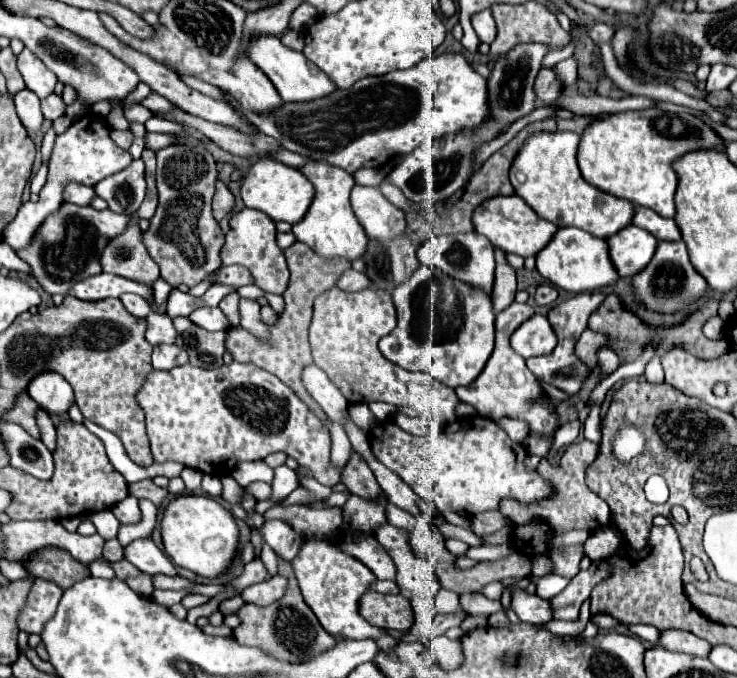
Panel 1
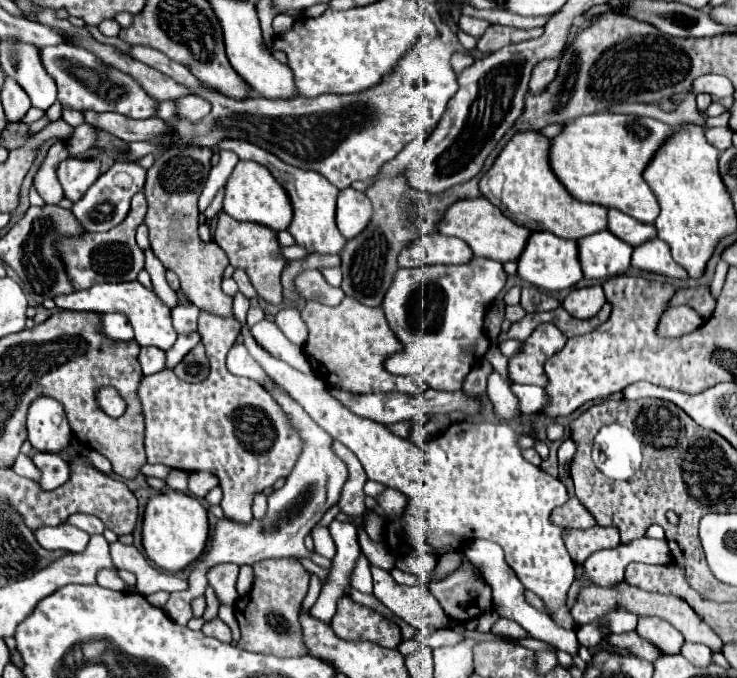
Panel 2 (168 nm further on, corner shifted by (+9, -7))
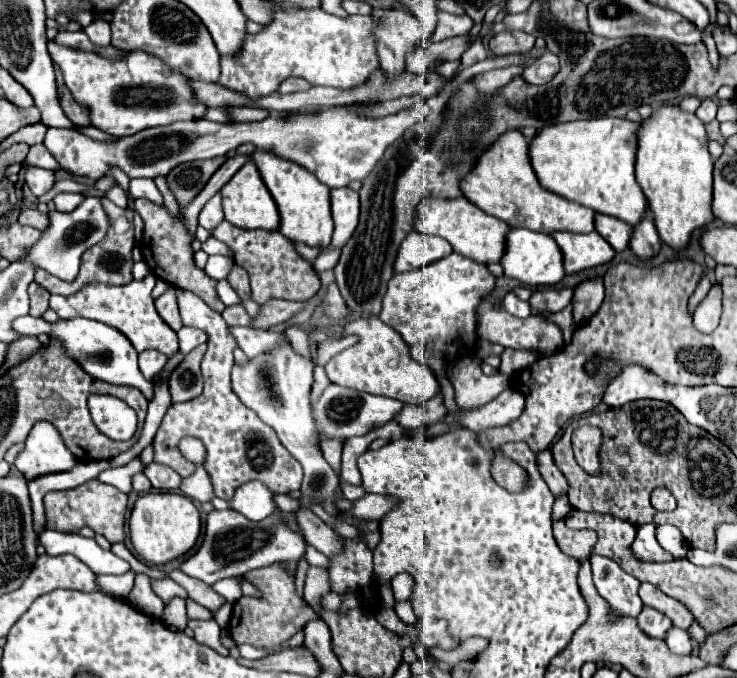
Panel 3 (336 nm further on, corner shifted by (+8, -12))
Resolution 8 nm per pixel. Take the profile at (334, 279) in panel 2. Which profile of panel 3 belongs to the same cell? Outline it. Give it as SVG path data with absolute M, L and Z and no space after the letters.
M333 250L333 252L327 252L327 254L319 254L315 260L313 260L313 266L315 270L321 274L321 272L327 272L331 270L339 260L339 250Z

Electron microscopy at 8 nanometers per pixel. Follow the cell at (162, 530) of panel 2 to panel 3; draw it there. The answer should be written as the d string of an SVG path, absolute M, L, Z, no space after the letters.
M151 492L141 496L129 518L129 534L137 554L155 566L163 566L185 556L201 534L201 516L191 498L177 492Z

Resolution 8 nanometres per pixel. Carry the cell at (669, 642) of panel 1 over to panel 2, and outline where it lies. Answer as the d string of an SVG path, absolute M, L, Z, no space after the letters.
M642 615L638 619L636 631L638 631L638 635L650 639L662 653L680 653L680 647L684 643L682 633L660 617Z

